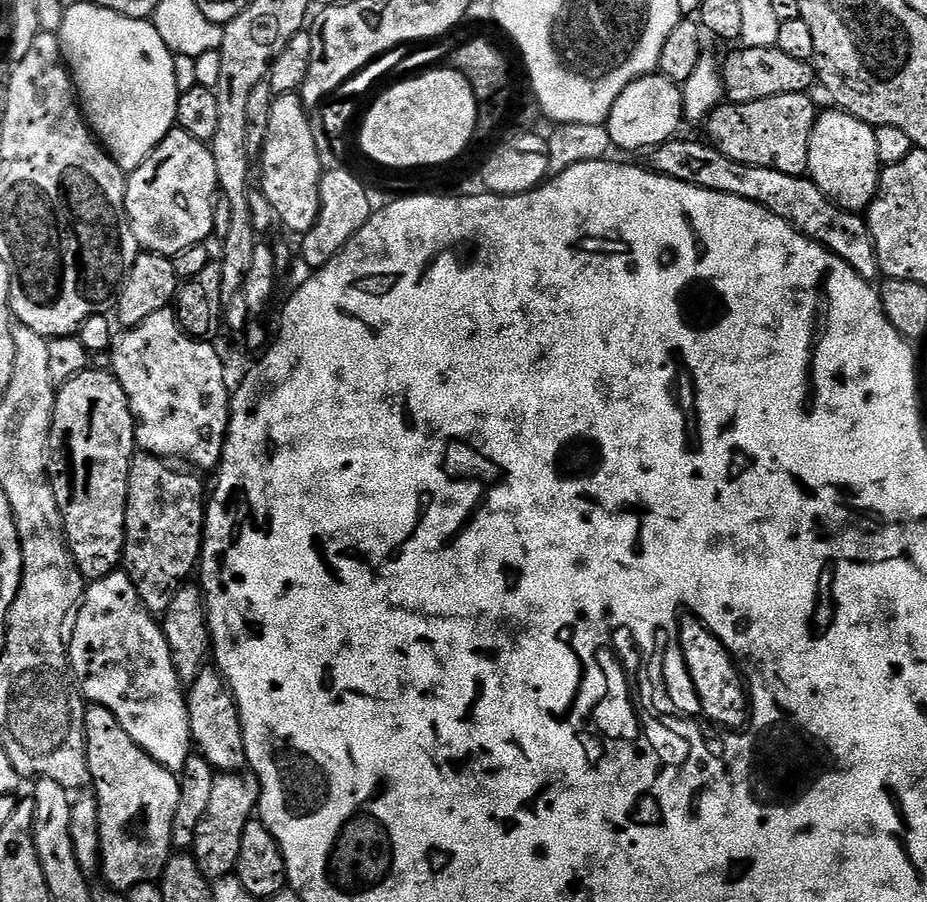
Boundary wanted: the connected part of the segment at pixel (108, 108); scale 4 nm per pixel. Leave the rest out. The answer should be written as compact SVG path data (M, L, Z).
M81 2L78 6L65 8L58 35L60 52L76 86L78 107L92 135L100 141L109 158L124 173L131 174L135 168L142 166L142 162L146 162L146 158L150 158L153 150L177 127L180 92L175 82L173 52L166 42L162 42L162 34L158 34L151 19L126 18L94 2Z

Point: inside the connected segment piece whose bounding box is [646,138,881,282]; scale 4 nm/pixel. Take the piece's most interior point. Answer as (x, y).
(799, 200)

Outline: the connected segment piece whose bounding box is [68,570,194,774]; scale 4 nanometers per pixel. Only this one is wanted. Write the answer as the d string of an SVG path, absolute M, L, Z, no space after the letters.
M123 570L111 572L106 578L93 580L87 585L84 603L80 606L80 613L72 631L72 638L68 641L68 662L72 666L72 674L80 689L80 694L89 705L97 704L106 710L110 710L110 714L114 714L114 718L118 718L122 730L126 730L126 734L130 734L130 738L134 738L134 742L138 742L138 746L142 746L142 750L146 750L146 754L150 754L150 758L154 758L154 762L166 766L166 770L171 772L183 773L186 762L194 754L186 688L178 678L178 670L174 670L174 658L170 654L170 646L166 642L163 627L158 623L157 617L144 607L143 602L140 601L138 590L134 590L134 582L130 582L130 578Z

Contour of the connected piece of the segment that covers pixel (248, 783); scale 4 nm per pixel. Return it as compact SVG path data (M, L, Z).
M220 774L214 782L214 791L210 794L210 806L206 806L204 820L198 822L196 837L190 852L195 856L202 874L209 881L223 880L236 871L238 850L242 850L242 834L248 821L253 819L258 808L260 785L248 774Z

